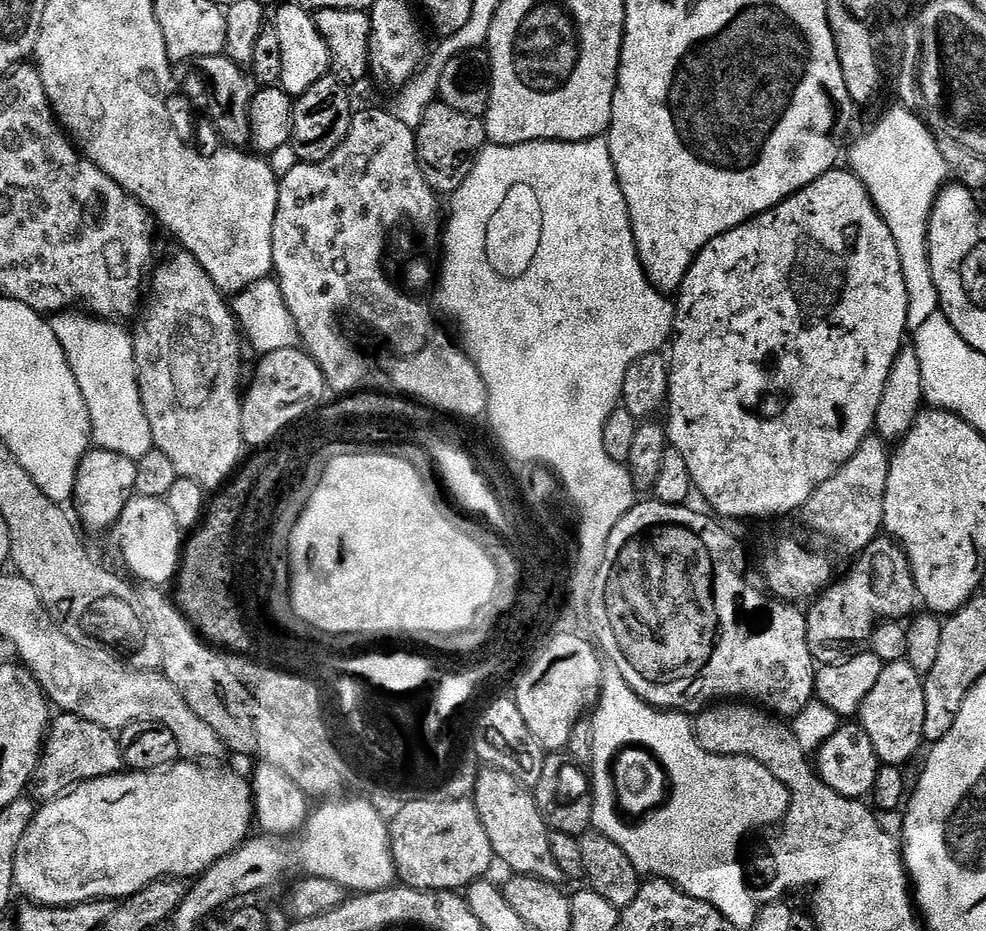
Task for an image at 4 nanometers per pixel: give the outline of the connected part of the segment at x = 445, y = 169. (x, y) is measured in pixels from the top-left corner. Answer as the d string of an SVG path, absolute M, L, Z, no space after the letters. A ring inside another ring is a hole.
M433 102L428 107L415 129L415 136L417 163L420 164L425 182L436 194L456 192L486 144L483 123L477 117L462 116L439 102Z

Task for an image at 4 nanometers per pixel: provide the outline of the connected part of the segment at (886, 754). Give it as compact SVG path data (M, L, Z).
M907 659L896 660L892 664L884 664L878 674L878 682L874 682L874 690L866 694L866 702L862 702L858 713L859 727L870 738L870 742L876 751L876 757L884 766L904 766L907 760L912 760L916 756L916 751L920 748L920 743L926 737L926 696L924 694L924 681L921 673L916 673L916 668L908 664Z

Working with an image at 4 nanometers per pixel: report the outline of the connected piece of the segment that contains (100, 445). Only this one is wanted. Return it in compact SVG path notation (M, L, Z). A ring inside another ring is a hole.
M65 310L50 320L52 337L64 351L88 411L90 440L97 449L138 461L153 451L152 431L140 401L132 339L115 323L101 322L76 310Z

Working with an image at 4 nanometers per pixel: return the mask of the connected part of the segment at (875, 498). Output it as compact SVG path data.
M876 438L865 440L862 447L826 483L814 490L802 512L805 522L848 548L863 550L873 543L881 535L884 523L889 463L890 448L887 443Z

